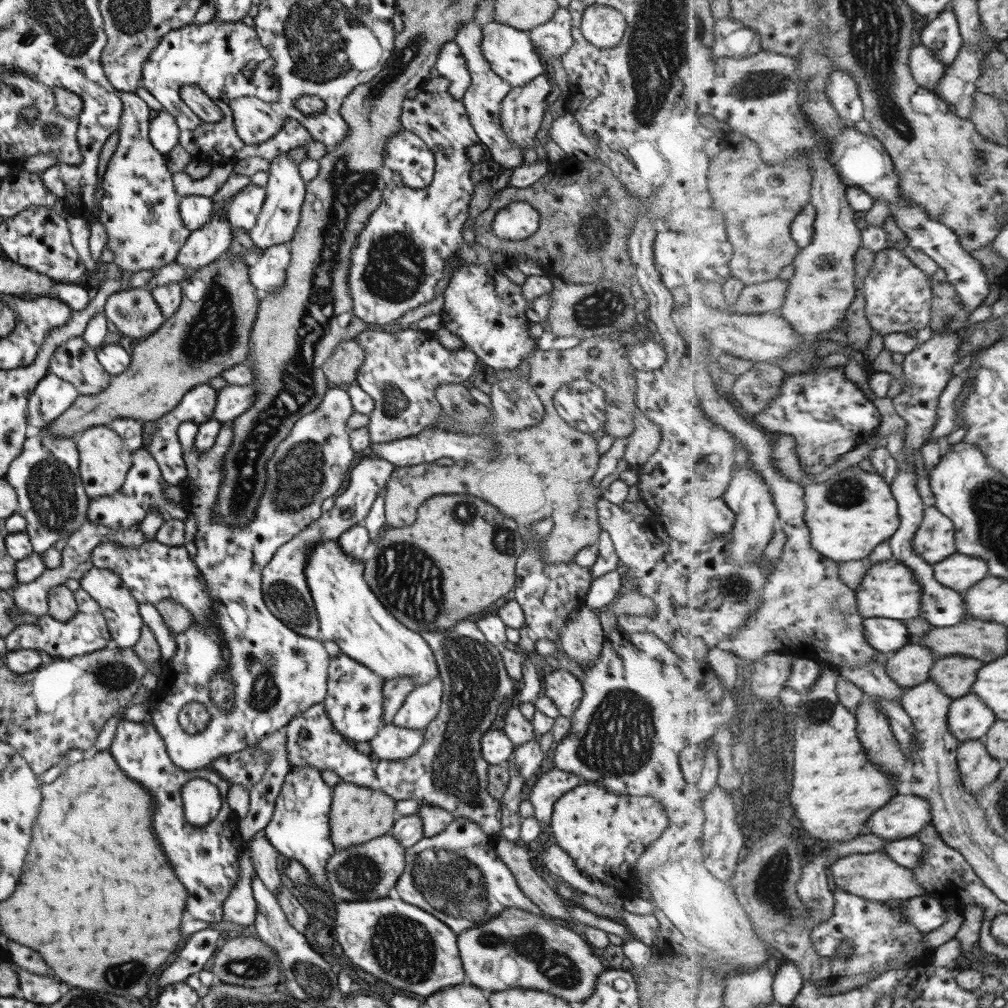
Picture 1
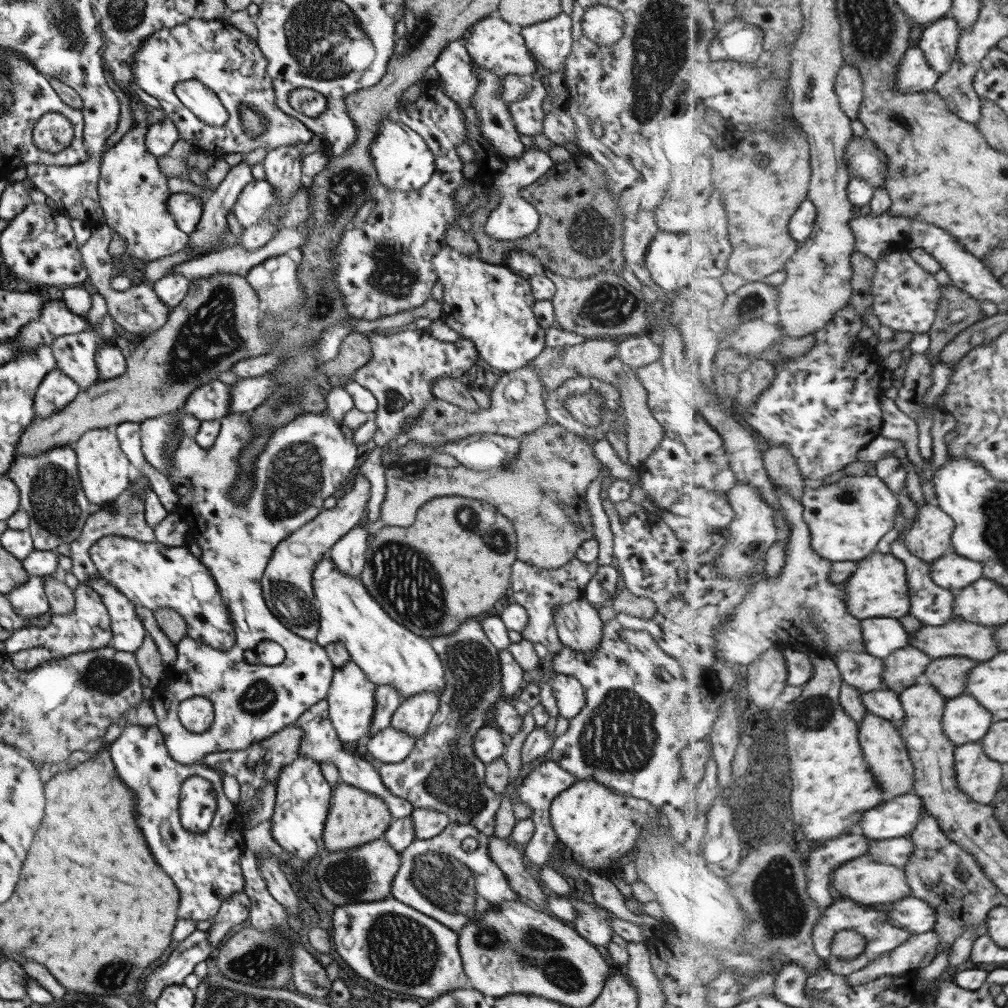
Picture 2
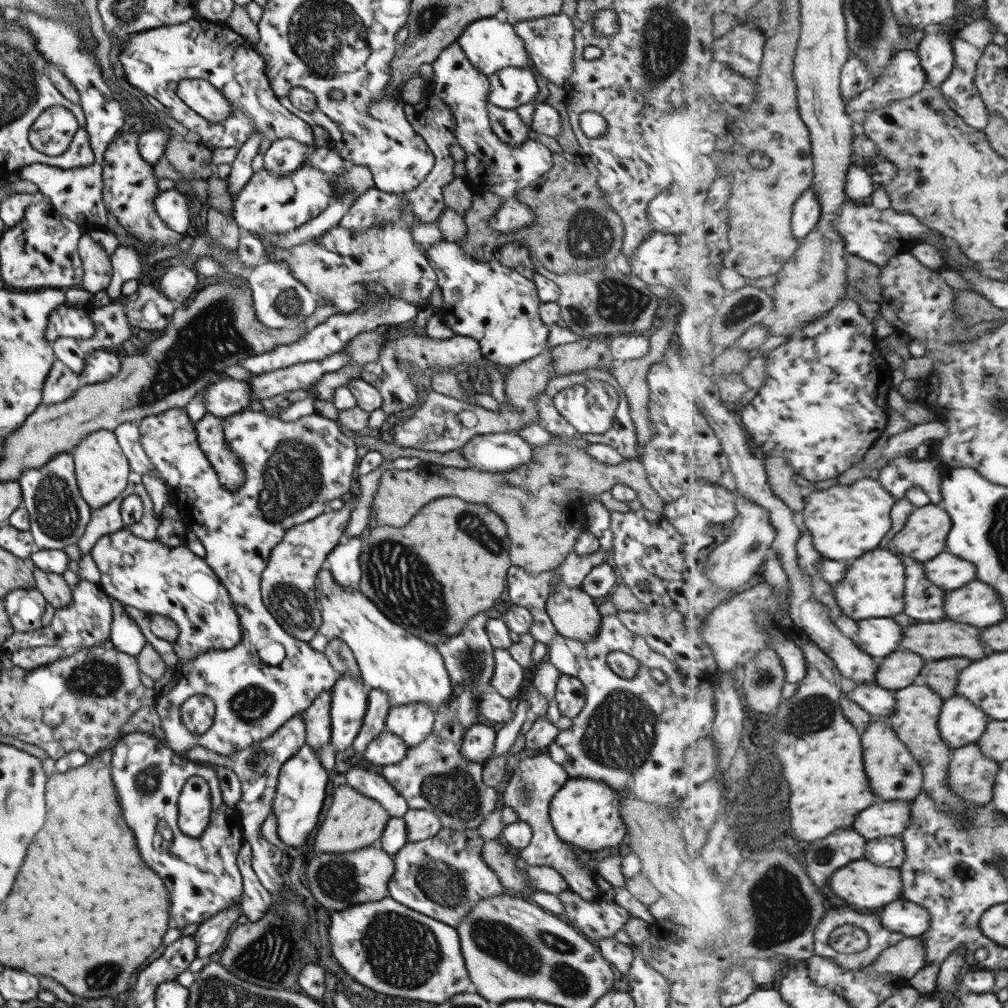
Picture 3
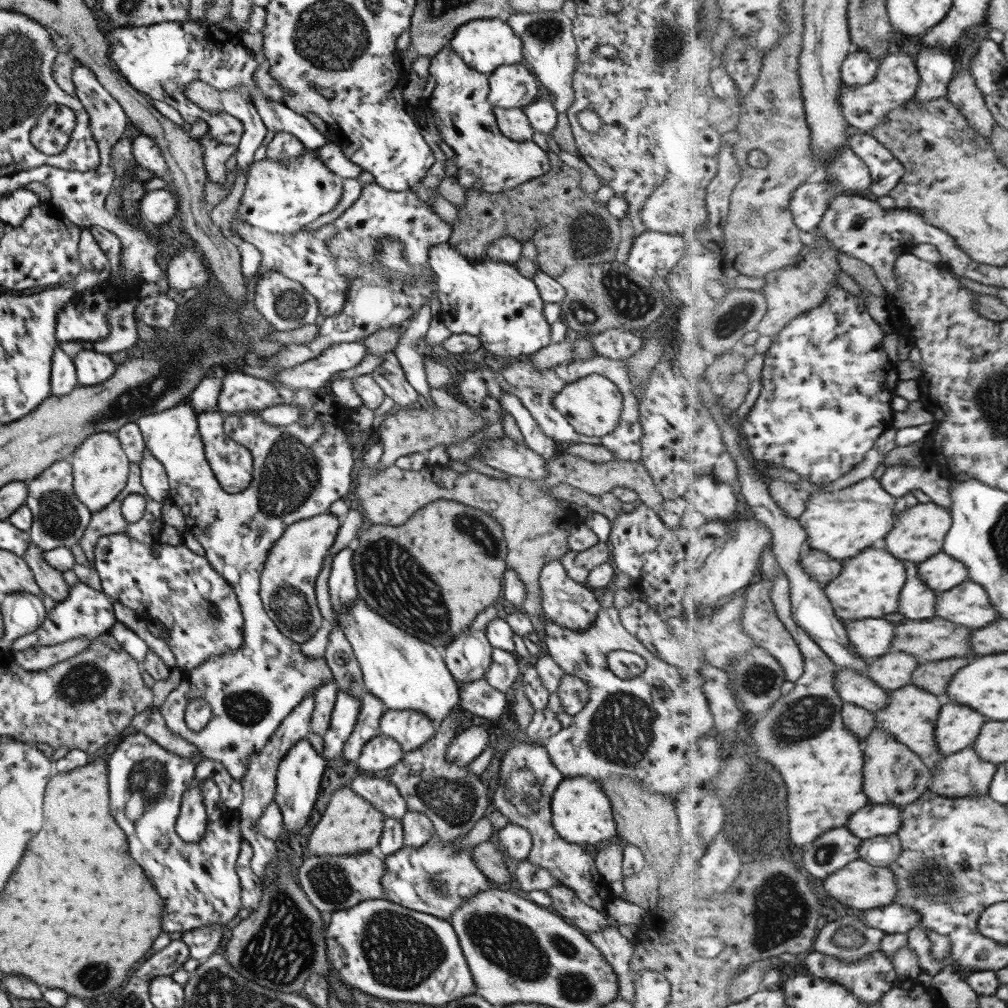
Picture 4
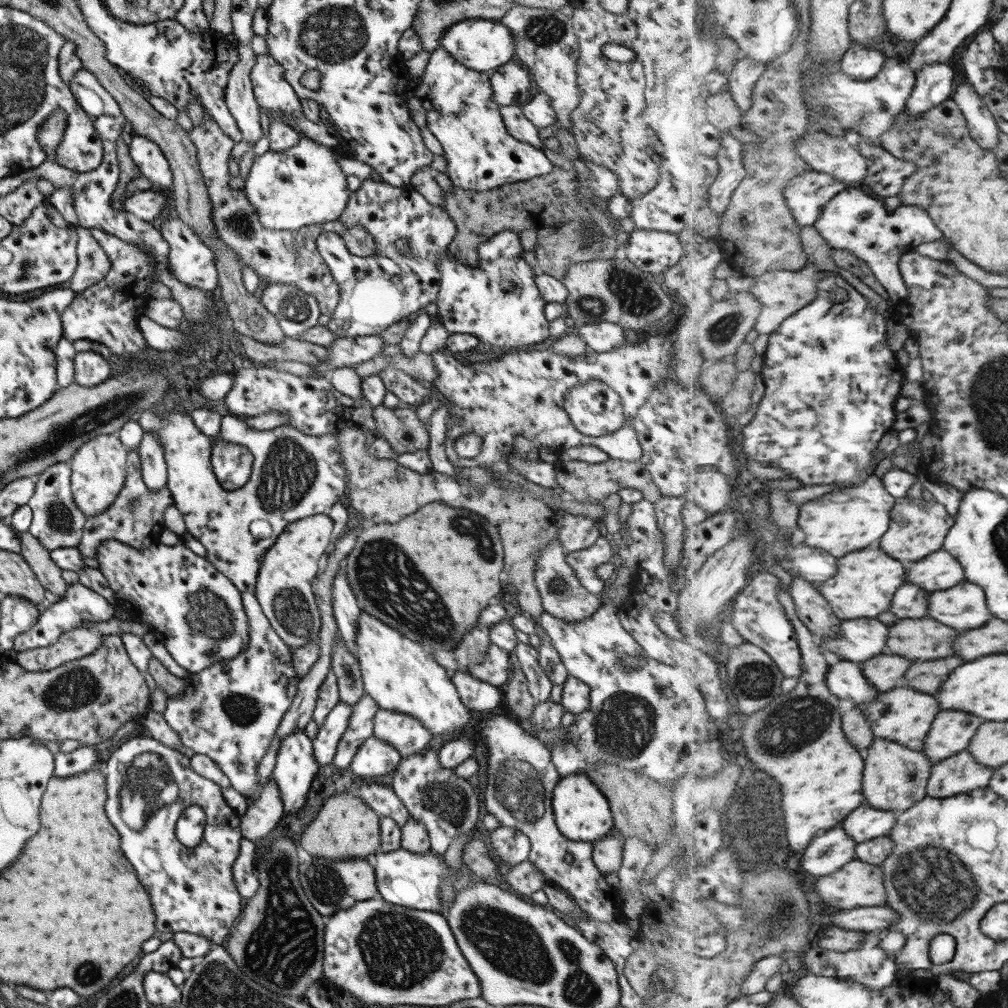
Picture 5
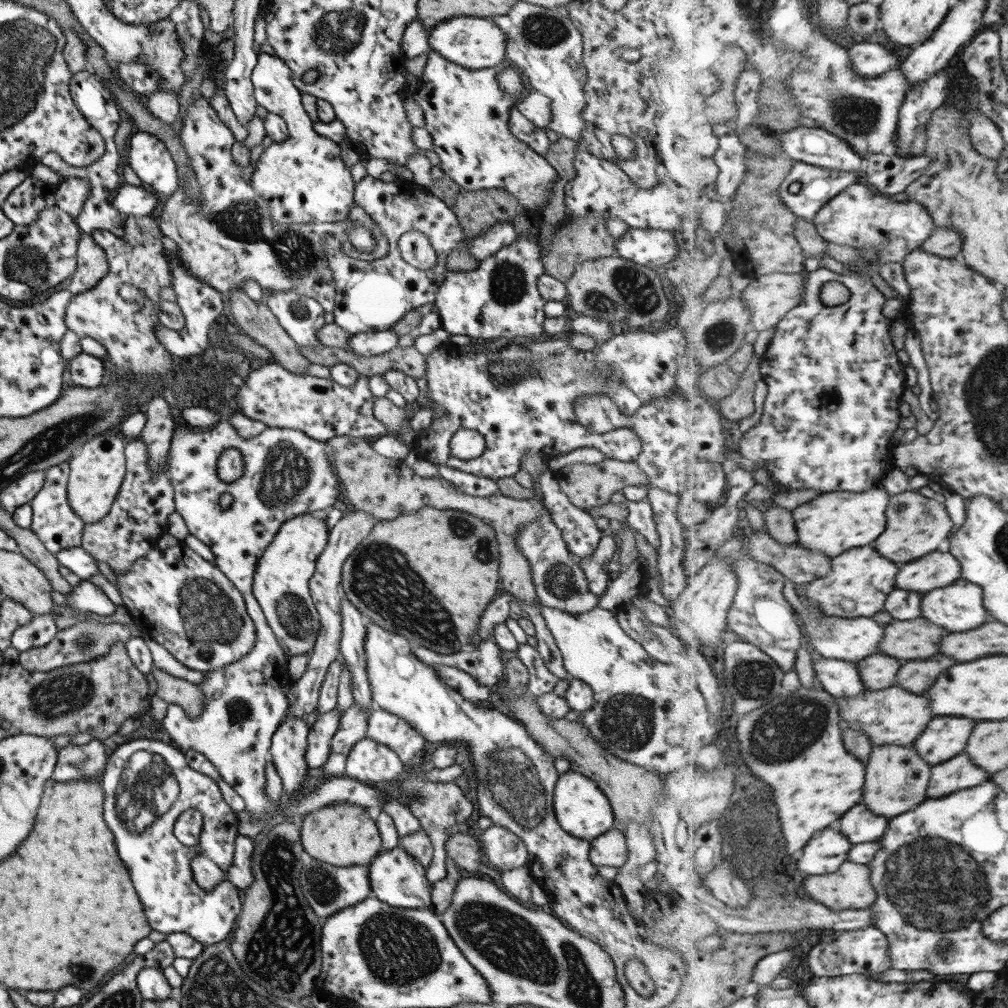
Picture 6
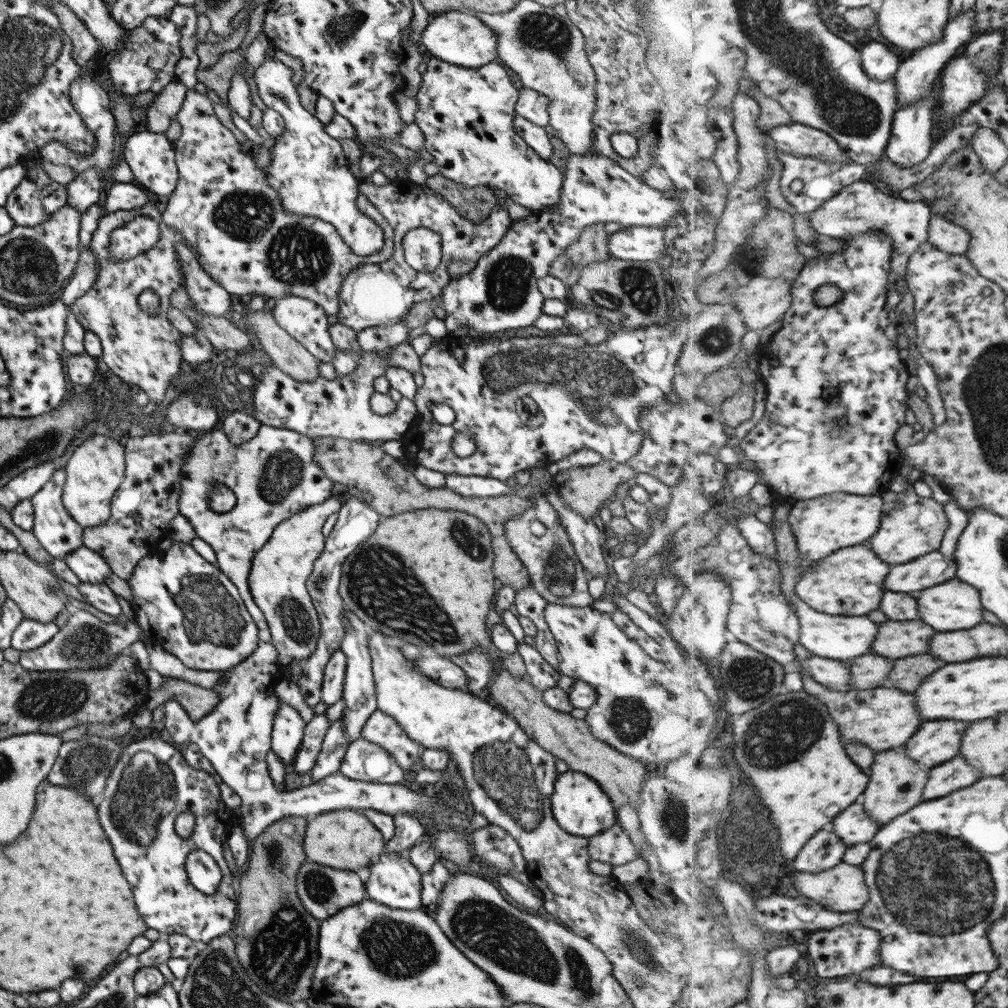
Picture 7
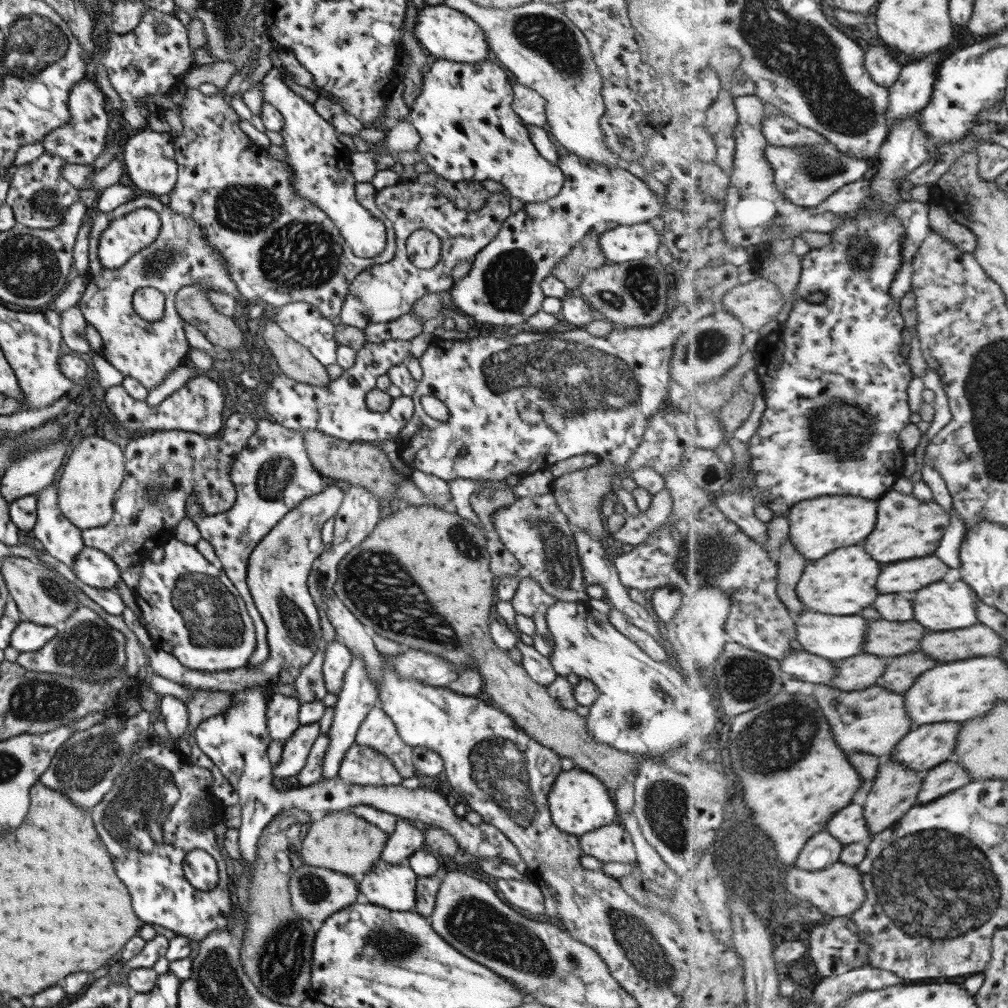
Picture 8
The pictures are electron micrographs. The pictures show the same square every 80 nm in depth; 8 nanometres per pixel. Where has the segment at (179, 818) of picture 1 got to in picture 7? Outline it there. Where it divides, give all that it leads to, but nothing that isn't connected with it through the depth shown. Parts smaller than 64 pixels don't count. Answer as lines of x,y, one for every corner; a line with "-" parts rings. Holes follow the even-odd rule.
150,733
146,738
129,744
123,748
119,760
111,767
105,781
102,798
97,806
98,821
113,848
117,864
125,880
133,888
133,900
136,911
143,922
162,937
170,934
184,934
199,946
204,946
218,936
222,936
231,928
236,916
237,898
233,896
231,887
231,869
225,863
221,840
226,839
234,827
231,810
221,800
214,778
199,769
194,769
184,762
181,748
165,743
-
180,812
195,815
194,834
188,838
179,838
174,831
173,821
-
192,850
204,850
219,867
221,878
218,889
211,895
198,892
188,881
184,862

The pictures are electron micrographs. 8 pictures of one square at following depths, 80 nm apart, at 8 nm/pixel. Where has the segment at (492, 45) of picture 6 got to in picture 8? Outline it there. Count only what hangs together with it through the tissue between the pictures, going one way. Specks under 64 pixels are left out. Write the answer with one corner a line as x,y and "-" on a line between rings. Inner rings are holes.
424,4
417,10
417,22
413,25
413,36
426,54
435,59
473,64
486,60
488,44
484,32
466,14
453,10
445,4

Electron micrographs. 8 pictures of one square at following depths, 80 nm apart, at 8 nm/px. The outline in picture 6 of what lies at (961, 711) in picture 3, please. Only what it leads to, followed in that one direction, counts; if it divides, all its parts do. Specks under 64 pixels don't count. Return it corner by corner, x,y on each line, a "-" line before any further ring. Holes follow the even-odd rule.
936,716
911,747
933,768
959,757
965,751
977,723
972,718

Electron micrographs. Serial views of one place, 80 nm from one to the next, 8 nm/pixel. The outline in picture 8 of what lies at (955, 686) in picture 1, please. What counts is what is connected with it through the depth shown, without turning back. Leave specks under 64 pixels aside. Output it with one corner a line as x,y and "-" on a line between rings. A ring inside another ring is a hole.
923,652
899,656
899,658
893,658
893,662
887,666
887,672
883,674
883,682
880,681
878,685
889,690
897,688
897,692
907,692
923,672
935,666
937,662

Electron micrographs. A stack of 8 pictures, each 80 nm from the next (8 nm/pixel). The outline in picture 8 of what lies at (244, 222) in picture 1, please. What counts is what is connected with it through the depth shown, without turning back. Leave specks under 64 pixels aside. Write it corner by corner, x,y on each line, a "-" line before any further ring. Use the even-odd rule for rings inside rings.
275,67
265,72
258,87
262,94
262,102
273,106
281,113
283,119
280,131
285,151
283,163
291,169
292,190
295,190
301,199
319,207
327,218
334,222
339,234
355,256
371,258
379,254
386,246
384,224
365,211
354,198
356,183
350,174
351,152
337,141
337,134
329,121
321,119
312,104
308,104
291,91
283,83

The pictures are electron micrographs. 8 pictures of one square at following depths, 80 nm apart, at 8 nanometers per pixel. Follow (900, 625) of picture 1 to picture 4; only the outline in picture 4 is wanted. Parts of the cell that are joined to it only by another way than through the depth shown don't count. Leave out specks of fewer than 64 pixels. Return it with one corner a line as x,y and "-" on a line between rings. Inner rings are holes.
867,618
863,621
849,621
846,626
849,648
863,658
875,660
889,652
895,638
895,624
885,618

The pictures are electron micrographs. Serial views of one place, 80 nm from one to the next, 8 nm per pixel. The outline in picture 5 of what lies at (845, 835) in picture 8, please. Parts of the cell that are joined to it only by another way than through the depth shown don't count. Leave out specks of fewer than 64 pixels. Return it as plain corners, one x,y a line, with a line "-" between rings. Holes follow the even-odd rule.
865,802
865,806
855,810
843,826
858,843
863,843
891,834
897,815
896,811
876,809

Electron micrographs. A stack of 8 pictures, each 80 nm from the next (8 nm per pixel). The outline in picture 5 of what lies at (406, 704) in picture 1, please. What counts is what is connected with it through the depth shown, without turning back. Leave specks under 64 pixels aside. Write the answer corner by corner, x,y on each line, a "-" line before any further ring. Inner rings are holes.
379,708
373,717
372,736
393,746
400,758
420,753
432,738
416,718

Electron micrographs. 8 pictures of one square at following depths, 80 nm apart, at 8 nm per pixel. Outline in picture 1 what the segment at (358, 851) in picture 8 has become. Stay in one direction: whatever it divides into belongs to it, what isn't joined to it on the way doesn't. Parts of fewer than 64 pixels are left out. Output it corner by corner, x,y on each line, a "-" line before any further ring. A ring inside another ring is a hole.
338,782
332,788
328,812
329,838
335,850
355,846
388,833
397,819
395,805
394,798
377,788
370,789
356,784

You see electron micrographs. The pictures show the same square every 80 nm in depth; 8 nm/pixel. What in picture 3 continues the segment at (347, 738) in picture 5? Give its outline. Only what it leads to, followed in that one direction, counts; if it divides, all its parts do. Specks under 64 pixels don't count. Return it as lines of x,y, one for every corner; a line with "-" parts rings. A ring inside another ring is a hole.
369,689
366,693
366,711
358,735
352,740
351,747
355,752
362,752
371,739
385,730
384,720
392,706
390,698
381,690

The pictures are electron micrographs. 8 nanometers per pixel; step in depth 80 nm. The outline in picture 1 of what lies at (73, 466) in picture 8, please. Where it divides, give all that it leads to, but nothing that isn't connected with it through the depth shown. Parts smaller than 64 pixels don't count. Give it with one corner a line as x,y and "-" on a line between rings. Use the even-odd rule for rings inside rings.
97,425
86,428
81,431
81,434
75,437
74,443
78,452
78,473
84,488
84,493
89,499
94,499
100,496
113,494
124,481
126,472
130,469
132,460
130,450
123,444
122,438
106,425

